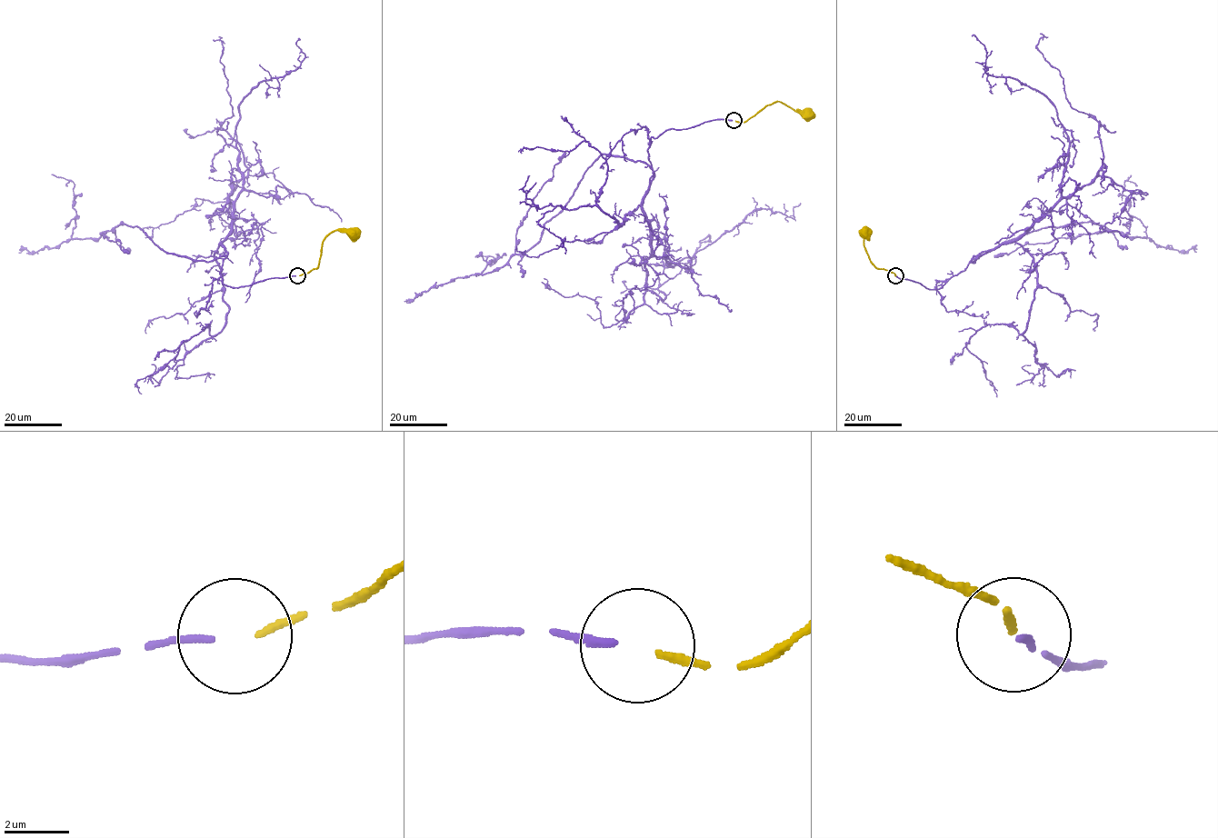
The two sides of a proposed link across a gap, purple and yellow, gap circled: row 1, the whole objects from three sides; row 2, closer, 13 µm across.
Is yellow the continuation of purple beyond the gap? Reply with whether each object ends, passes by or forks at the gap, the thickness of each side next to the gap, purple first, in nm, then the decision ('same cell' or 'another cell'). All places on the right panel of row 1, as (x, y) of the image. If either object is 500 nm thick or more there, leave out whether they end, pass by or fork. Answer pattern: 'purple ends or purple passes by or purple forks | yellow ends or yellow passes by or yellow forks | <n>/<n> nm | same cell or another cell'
purple ends | yellow ends | 240/220 nm | same cell

